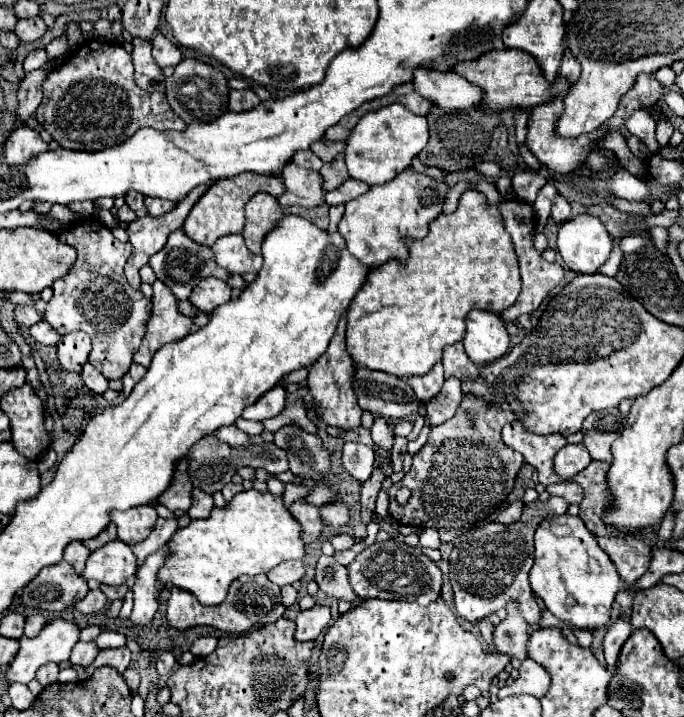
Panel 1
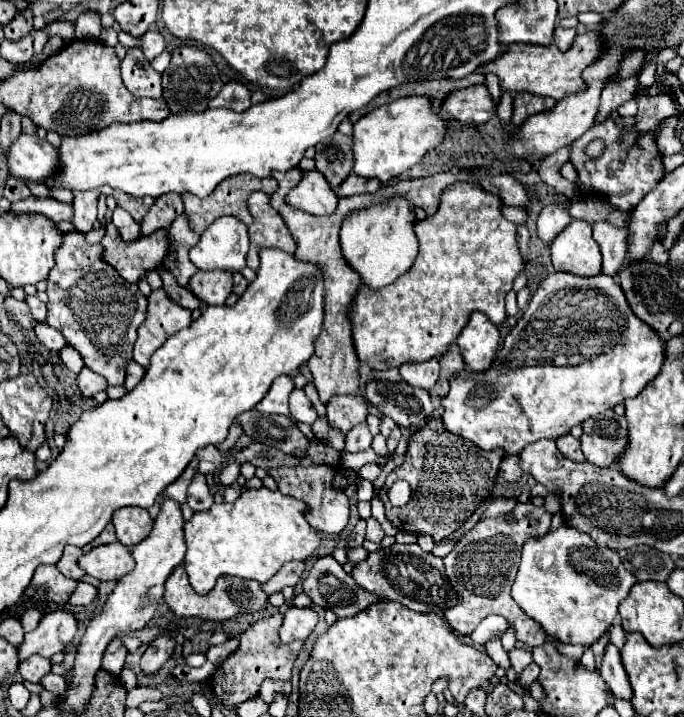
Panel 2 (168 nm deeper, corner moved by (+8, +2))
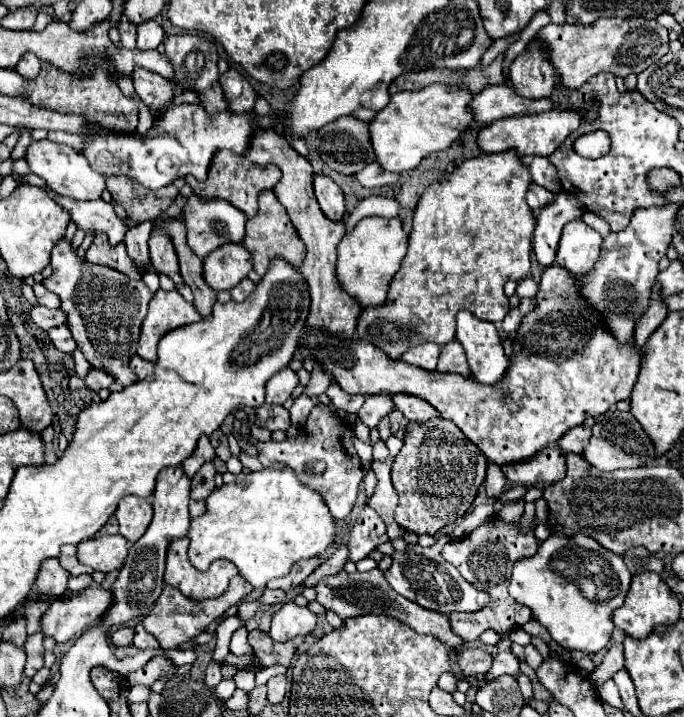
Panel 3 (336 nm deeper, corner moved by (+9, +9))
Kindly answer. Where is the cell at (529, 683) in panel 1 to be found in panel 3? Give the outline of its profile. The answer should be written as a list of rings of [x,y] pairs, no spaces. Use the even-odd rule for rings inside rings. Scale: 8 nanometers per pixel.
[[[527,645],[527,647],[525,647],[525,661],[527,661],[527,665],[531,665],[533,669],[537,669],[537,667],[543,663],[543,657],[539,655],[539,651],[537,651],[533,645]]]

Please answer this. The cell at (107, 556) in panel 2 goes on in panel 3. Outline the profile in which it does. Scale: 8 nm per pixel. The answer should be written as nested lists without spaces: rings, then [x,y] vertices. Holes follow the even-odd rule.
[[[107,535],[97,539],[87,539],[77,545],[77,559],[95,571],[109,573],[121,569],[127,557],[127,539],[121,535]]]

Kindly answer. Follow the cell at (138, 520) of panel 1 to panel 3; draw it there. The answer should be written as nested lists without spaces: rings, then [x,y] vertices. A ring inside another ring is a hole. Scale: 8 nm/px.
[[[123,497],[115,517],[119,521],[119,533],[129,541],[135,543],[149,527],[153,517],[153,507],[147,499],[141,497]]]

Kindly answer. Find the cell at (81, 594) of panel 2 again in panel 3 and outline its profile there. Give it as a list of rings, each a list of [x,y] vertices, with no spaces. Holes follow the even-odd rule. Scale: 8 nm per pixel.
[[[79,575],[79,577],[69,577],[69,589],[71,591],[83,591],[93,585],[93,579],[89,575]]]

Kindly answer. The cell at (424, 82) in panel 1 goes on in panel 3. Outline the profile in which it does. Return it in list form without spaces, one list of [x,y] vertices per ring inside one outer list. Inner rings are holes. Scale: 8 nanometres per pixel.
[[[491,85],[473,97],[471,107],[475,111],[475,121],[487,125],[503,117],[549,111],[551,99],[525,99],[509,85]]]

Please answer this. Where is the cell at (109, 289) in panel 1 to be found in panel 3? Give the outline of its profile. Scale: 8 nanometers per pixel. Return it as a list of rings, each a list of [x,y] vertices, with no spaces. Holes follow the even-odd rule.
[[[61,239],[51,251],[53,275],[43,281],[43,285],[59,295],[61,309],[67,313],[67,327],[71,329],[77,347],[89,359],[91,367],[107,371],[121,385],[133,385],[137,375],[129,367],[131,355],[137,351],[141,323],[147,315],[147,305],[153,293],[139,279],[131,285],[131,279],[111,267],[91,265],[87,261],[79,261],[75,249],[69,241]]]

